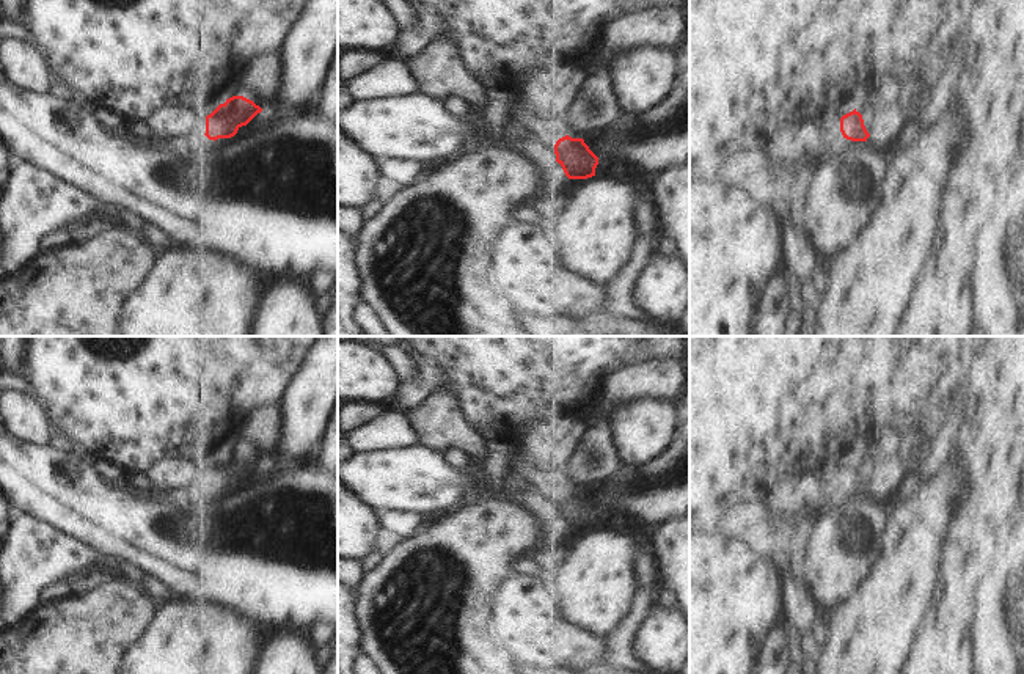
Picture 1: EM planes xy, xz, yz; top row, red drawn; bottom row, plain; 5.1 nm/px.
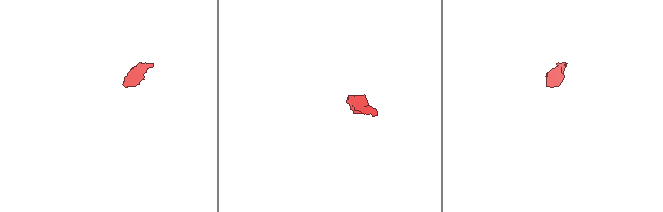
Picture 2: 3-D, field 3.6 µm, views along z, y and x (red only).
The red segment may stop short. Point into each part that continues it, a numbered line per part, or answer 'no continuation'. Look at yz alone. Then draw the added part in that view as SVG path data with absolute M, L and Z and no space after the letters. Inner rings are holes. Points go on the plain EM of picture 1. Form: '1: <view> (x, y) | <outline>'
1: yz (770, 527) | M829 482L823 495L807 503L799 512L785 512L781 507L763 504L752 512L743 523L748 528L749 537L759 544L762 551L771 558L782 570L792 567L793 537L798 528L817 522L825 514L831 514L843 495L843 487L839 482Z

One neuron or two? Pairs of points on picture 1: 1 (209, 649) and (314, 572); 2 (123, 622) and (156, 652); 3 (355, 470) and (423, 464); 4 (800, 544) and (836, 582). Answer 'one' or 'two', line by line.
1: two
2: two
3: one
4: two

